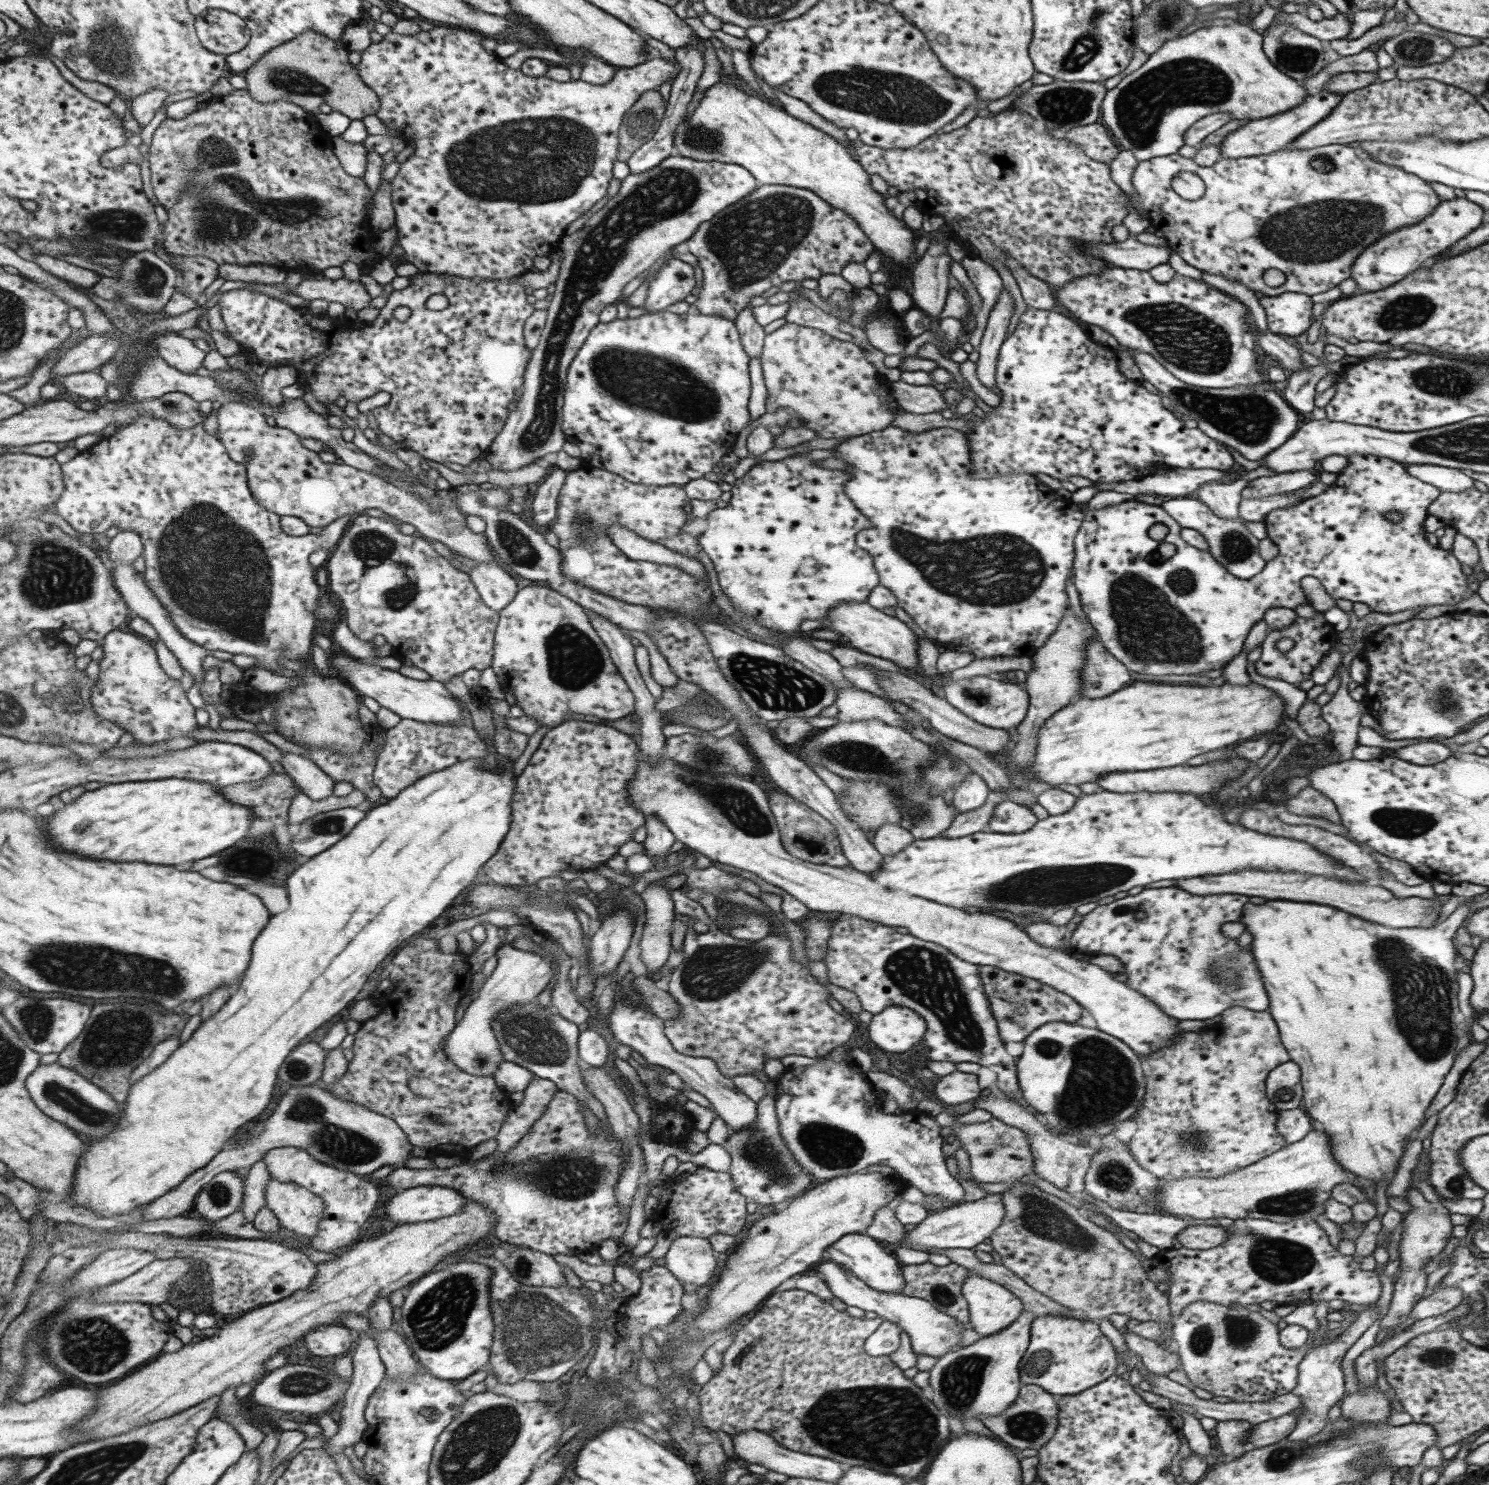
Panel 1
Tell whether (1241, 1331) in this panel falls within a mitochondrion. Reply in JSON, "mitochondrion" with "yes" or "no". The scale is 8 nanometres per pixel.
{"mitochondrion":"yes"}

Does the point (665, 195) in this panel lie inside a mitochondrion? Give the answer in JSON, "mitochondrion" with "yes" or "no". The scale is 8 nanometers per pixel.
{"mitochondrion":"yes"}

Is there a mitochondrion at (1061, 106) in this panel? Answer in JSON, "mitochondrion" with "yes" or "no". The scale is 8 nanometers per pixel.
{"mitochondrion":"yes"}

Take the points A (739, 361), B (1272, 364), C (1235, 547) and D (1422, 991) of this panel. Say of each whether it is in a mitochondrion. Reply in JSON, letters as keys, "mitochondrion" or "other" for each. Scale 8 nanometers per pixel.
{"A":"other","B":"other","C":"mitochondrion","D":"mitochondrion"}

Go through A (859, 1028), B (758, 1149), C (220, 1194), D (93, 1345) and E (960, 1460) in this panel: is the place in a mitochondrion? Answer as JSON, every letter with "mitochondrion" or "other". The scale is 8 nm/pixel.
{"A":"other","B":"mitochondrion","C":"mitochondrion","D":"mitochondrion","E":"other"}

